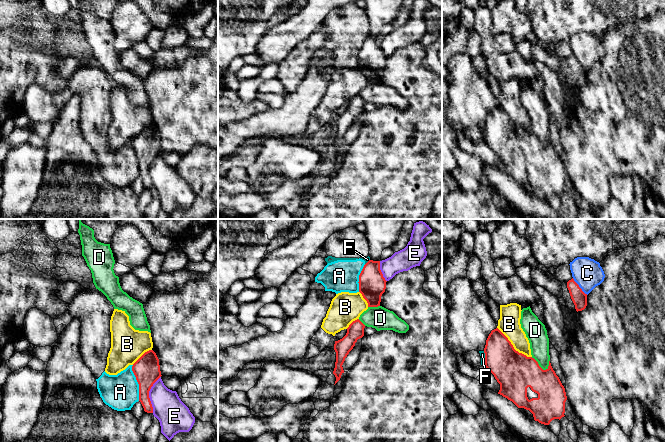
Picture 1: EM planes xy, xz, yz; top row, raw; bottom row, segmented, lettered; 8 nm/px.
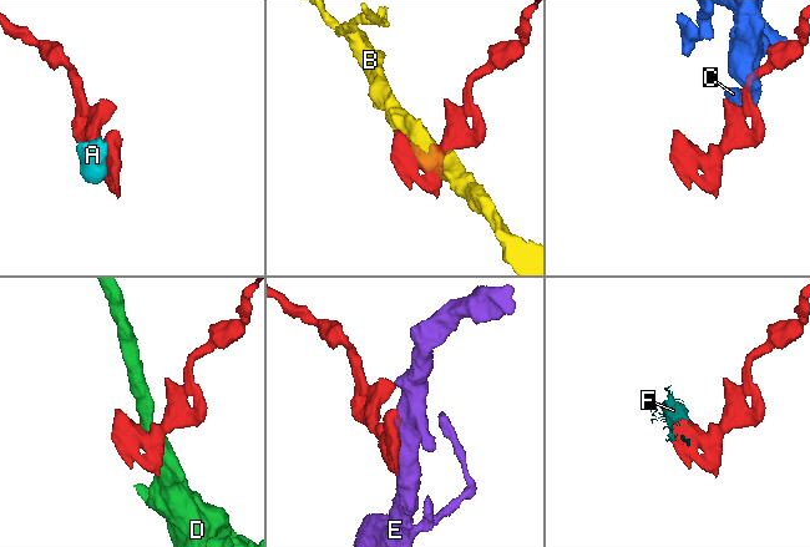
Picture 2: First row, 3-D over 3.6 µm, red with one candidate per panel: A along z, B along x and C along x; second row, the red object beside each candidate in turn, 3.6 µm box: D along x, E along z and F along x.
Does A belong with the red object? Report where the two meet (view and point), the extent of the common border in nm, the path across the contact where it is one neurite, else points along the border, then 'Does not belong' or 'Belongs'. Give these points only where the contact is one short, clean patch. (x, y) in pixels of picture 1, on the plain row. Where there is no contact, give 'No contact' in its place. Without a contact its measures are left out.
Touches red at xy (138, 159). Shared border 300 nm. Does not belong

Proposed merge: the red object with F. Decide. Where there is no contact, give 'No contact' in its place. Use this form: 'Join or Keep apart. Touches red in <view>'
Keep apart. Touches red in yz

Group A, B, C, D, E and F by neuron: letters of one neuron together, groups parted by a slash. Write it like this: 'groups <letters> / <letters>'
groups A F / B / C / D / E

